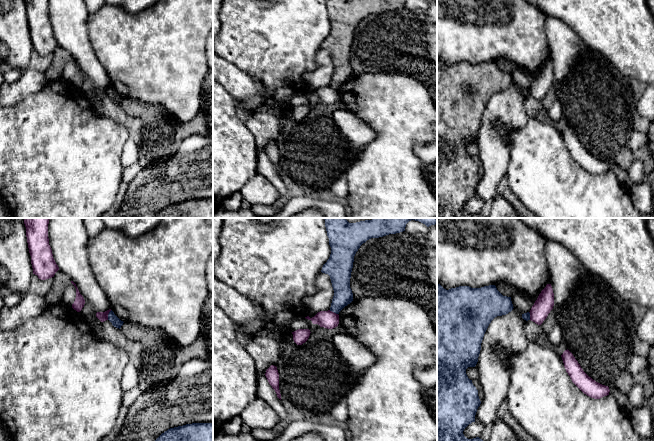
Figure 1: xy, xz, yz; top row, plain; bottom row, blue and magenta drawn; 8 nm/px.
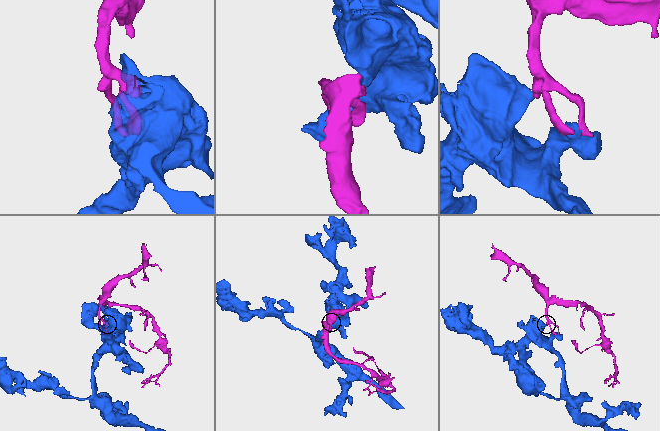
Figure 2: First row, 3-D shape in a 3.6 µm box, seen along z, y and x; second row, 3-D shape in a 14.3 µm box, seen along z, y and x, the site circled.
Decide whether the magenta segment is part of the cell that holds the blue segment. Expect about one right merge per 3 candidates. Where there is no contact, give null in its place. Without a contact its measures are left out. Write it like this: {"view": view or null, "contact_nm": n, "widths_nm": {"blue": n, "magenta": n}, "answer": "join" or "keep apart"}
{"view": "xy", "contact_nm": 90, "widths_nm": {"blue": 80, "magenta": 80}, "answer": "keep apart"}

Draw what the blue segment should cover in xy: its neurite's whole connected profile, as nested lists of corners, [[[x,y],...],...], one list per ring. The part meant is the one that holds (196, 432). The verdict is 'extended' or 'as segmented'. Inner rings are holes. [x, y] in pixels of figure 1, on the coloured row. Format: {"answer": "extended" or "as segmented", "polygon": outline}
{"answer": "as segmented", "polygon": [[[192,423],[170,428],[154,442],[213,442],[213,423]]]}

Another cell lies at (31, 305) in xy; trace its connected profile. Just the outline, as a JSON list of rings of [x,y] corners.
[[[23,294],[21,301],[11,307],[4,306],[0,314],[0,331],[14,330],[30,318],[39,316],[49,307],[45,297],[37,294]]]

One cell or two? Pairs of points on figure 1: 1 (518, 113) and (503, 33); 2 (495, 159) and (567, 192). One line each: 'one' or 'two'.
1: two
2: two

